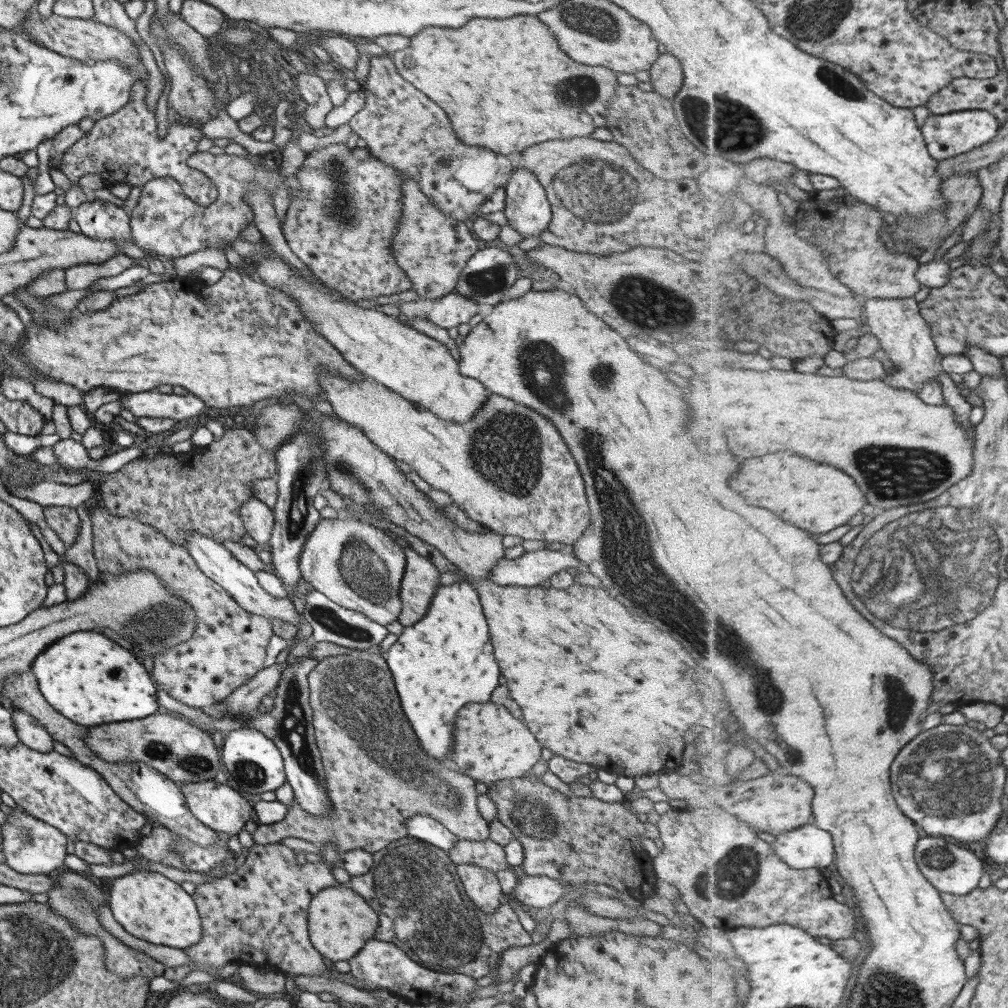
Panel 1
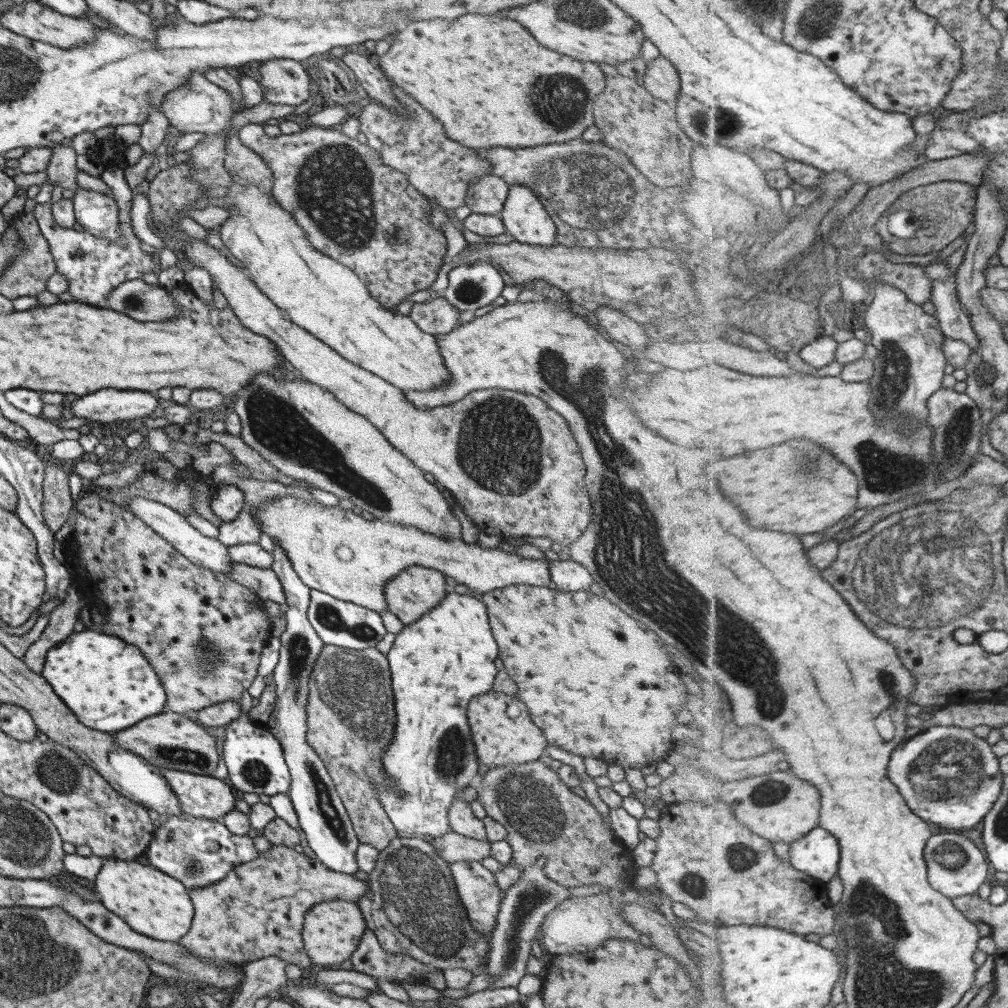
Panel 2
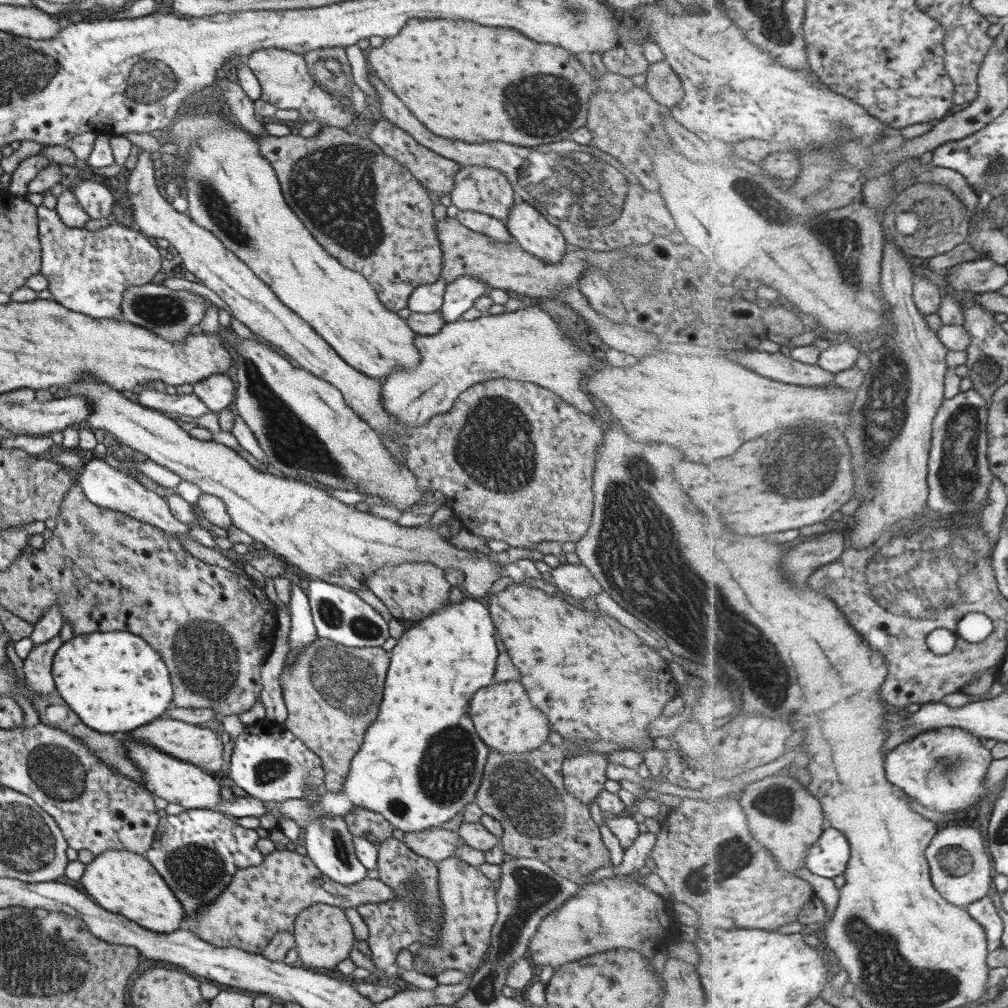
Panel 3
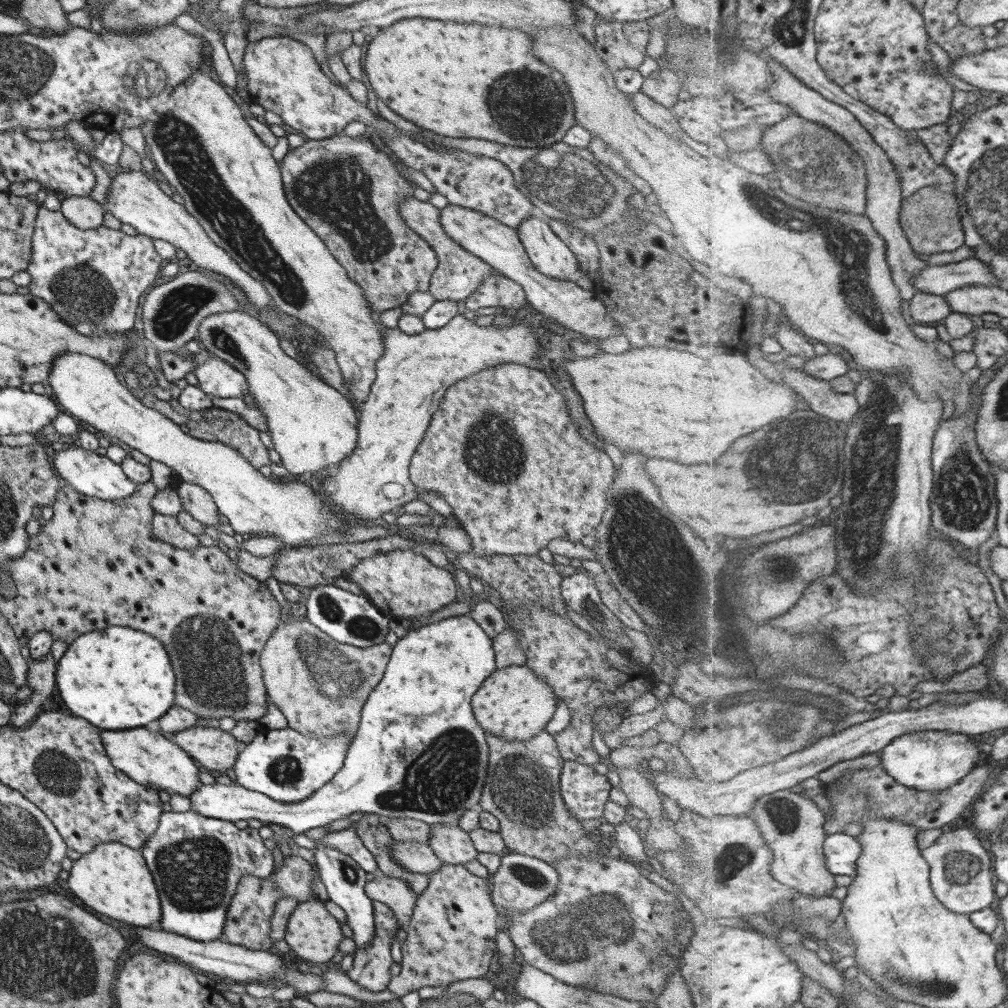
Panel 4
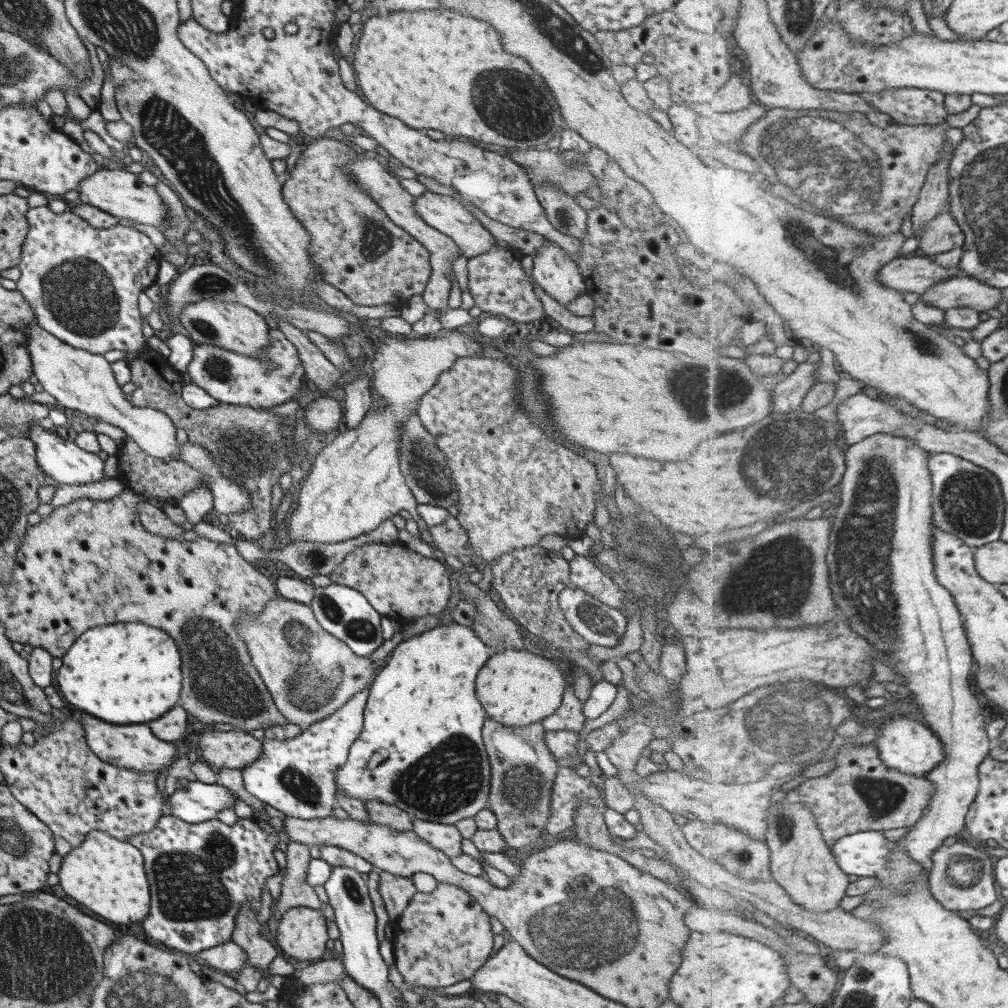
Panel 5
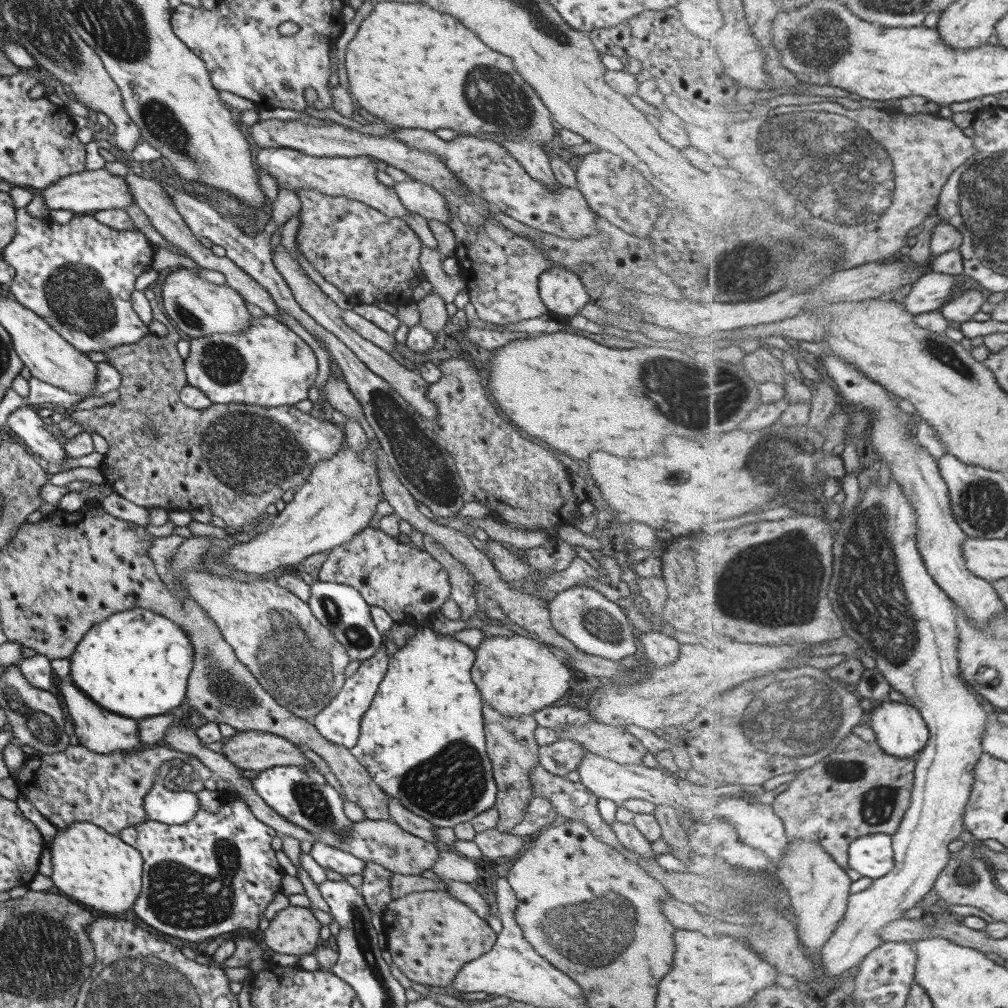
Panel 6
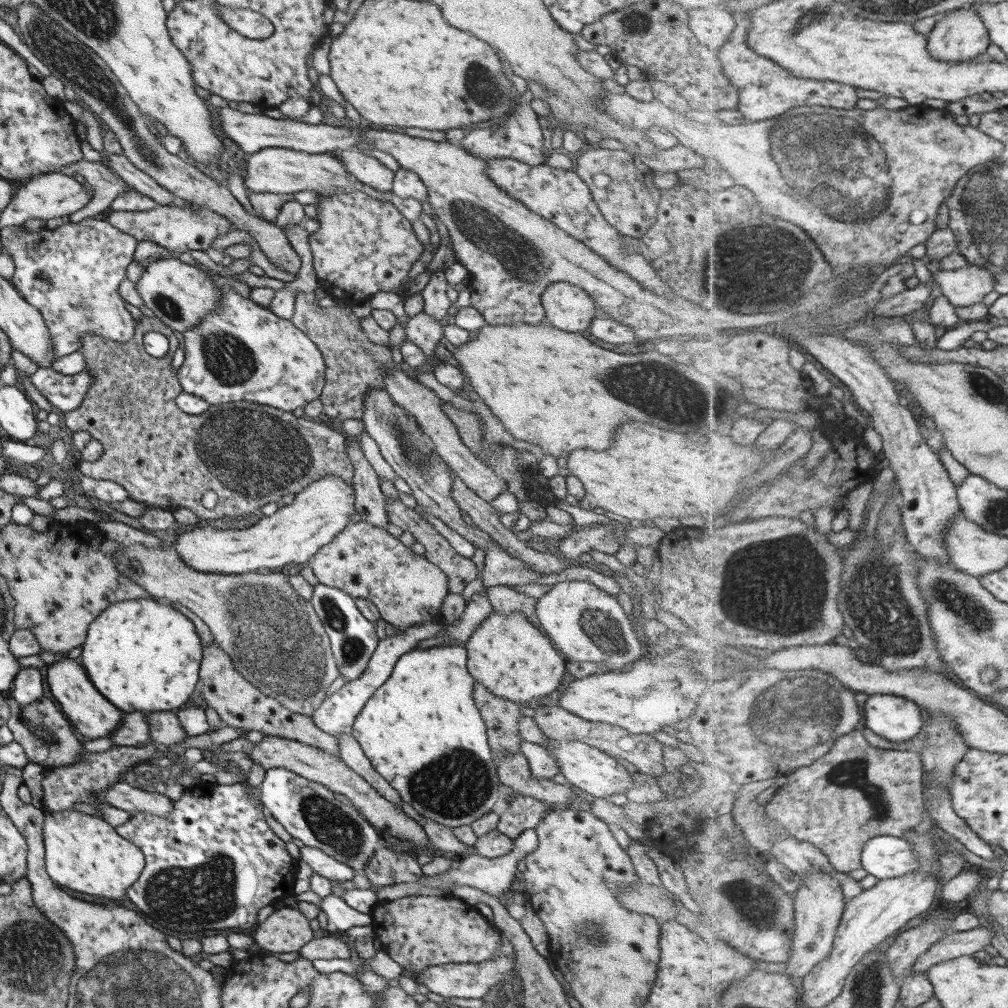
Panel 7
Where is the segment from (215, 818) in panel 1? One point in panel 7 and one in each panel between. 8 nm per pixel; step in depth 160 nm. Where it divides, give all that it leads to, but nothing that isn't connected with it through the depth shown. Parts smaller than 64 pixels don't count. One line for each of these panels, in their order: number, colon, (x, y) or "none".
2: (207, 797)
3: (177, 781)
4: (149, 759)
5: (133, 746)
6: (97, 730)
7: (66, 682)

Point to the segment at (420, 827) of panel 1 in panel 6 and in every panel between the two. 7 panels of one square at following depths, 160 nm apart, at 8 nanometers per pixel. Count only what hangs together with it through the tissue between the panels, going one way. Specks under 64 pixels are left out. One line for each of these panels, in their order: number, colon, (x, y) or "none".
2: (437, 663)
3: (434, 667)
4: (417, 753)
5: (417, 750)
6: (425, 699)

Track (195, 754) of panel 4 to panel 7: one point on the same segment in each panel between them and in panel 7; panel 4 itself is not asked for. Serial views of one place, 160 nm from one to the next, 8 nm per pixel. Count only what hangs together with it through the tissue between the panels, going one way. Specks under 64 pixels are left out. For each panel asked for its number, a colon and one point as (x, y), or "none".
5: (232, 749)
6: (251, 750)
7: (308, 762)

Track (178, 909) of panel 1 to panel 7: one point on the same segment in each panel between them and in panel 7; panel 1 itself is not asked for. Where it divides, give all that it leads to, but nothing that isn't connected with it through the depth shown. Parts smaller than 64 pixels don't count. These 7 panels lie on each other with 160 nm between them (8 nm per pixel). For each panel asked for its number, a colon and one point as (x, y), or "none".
2: (153, 904)
3: (122, 882)
4: (113, 879)
5: (106, 875)
6: (98, 869)
7: (82, 852)

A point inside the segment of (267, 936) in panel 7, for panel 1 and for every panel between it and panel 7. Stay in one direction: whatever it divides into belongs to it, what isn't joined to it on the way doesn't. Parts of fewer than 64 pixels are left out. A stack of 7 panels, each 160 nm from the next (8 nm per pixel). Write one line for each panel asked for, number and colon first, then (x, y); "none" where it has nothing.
1: (340, 922)
2: (331, 930)
3: (322, 934)
4: (313, 934)
5: (302, 932)
6: (294, 930)

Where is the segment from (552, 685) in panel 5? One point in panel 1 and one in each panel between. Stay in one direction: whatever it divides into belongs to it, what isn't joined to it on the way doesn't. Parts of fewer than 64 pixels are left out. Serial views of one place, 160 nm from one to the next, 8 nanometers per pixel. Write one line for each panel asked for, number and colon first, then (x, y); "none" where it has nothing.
1: (489, 745)
2: (501, 730)
3: (504, 719)
4: (513, 703)

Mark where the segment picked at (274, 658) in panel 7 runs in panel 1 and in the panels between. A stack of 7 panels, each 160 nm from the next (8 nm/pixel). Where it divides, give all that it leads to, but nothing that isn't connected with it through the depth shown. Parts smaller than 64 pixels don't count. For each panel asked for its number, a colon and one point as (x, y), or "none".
1: (379, 776)
2: (349, 713)
3: (332, 693)
4: (319, 685)
5: (309, 674)
6: (300, 664)

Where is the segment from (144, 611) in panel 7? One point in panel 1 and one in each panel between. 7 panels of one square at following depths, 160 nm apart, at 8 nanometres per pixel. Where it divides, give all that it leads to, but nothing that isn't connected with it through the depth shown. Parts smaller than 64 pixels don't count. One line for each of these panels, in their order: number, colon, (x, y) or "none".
1: (84, 676)
2: (107, 684)
3: (114, 681)
4: (116, 678)
5: (126, 673)
6: (135, 663)

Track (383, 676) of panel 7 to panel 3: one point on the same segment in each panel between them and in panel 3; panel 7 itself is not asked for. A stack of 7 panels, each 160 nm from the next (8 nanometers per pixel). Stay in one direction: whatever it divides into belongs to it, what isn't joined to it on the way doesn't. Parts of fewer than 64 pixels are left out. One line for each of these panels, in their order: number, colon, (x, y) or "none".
3: (270, 764)
4: (286, 766)
5: (295, 776)
6: (338, 723)

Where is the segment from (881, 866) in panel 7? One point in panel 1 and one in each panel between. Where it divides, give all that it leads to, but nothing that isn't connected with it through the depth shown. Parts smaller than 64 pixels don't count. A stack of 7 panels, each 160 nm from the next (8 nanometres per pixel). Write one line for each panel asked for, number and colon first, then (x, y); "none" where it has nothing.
1: (809, 847)
2: (819, 854)
3: (829, 857)
4: (843, 851)
5: (865, 854)
6: (871, 855)

